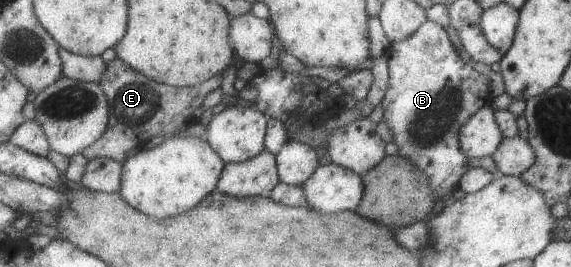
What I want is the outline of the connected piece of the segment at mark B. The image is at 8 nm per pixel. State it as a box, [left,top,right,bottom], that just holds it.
[382,21,492,200]

